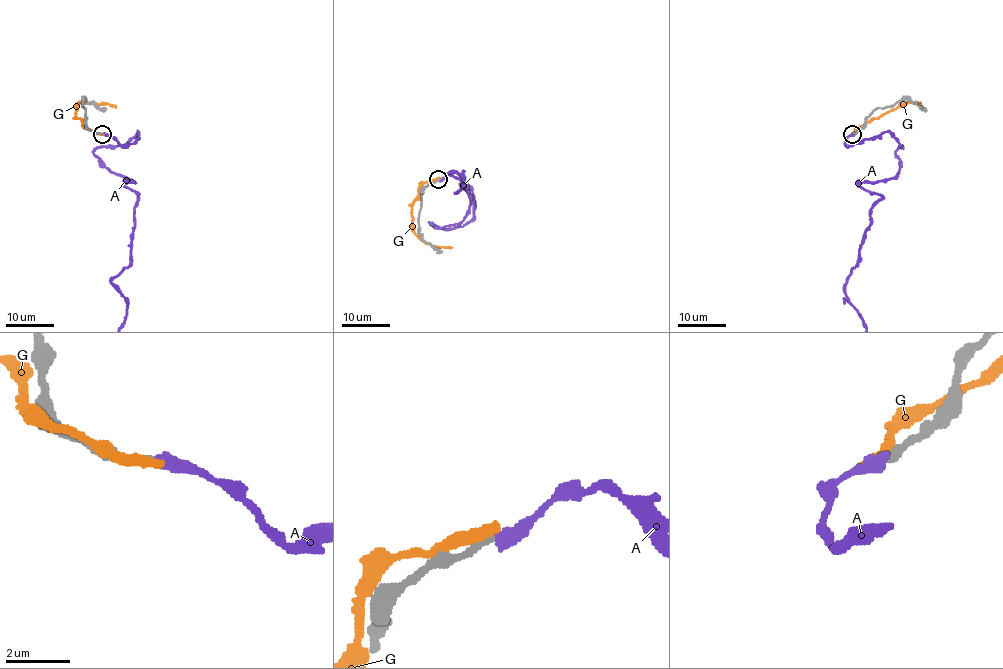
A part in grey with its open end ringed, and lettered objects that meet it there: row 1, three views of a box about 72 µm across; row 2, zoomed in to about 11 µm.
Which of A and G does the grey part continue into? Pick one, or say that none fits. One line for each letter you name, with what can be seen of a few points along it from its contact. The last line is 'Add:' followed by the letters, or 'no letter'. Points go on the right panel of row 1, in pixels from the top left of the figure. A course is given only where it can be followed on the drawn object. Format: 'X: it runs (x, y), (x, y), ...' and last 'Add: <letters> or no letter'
Add: no letter

